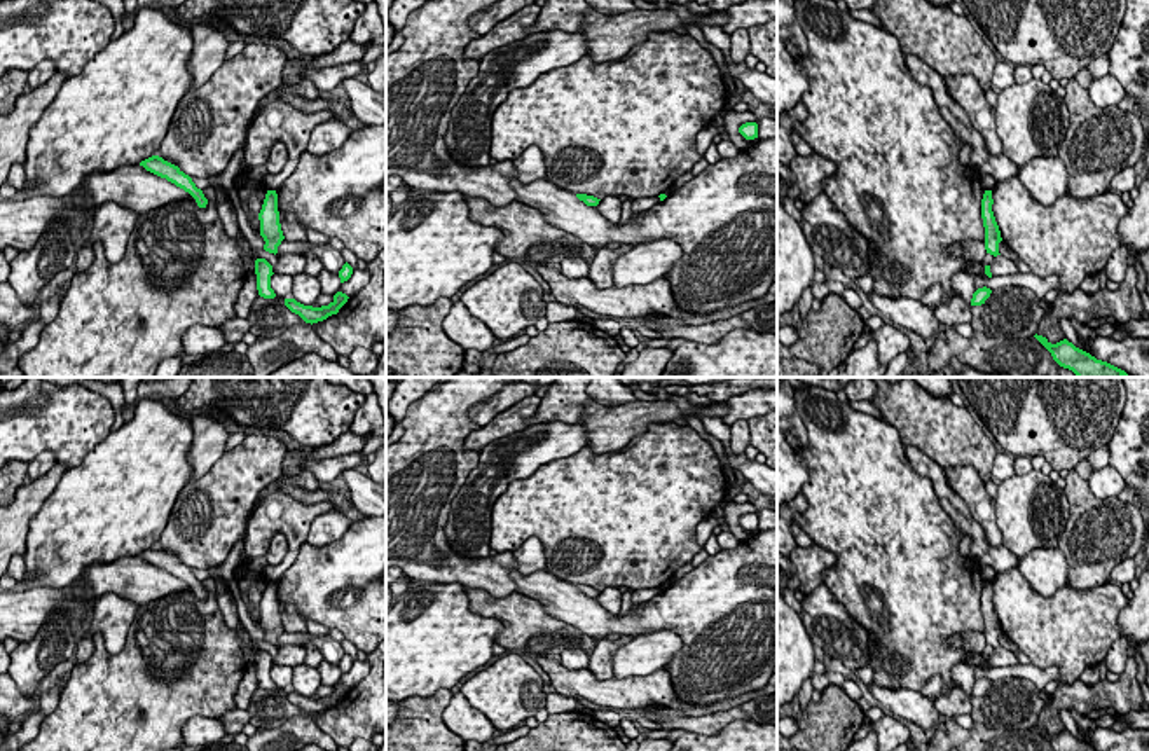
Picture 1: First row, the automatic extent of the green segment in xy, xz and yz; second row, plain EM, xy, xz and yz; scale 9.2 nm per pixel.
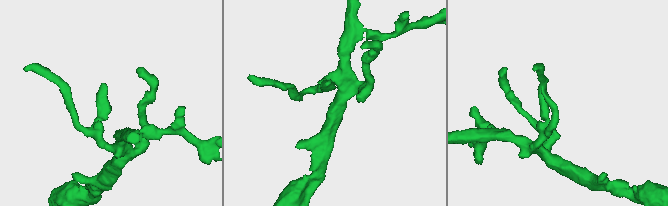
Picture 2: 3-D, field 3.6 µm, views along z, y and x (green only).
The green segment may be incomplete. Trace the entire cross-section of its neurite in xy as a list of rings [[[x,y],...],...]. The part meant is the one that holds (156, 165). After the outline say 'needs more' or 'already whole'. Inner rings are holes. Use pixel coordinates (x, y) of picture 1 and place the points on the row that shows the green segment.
[[[152,155],[141,161],[140,166],[143,166],[147,171],[161,178],[166,178],[168,182],[175,183],[176,187],[183,189],[196,199],[199,208],[206,208],[208,199],[204,197],[203,190],[197,189],[192,178],[185,175],[178,166],[164,161],[159,155]]] | already whole

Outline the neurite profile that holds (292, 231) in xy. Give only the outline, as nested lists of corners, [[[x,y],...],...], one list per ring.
[[[279,211],[279,224],[286,241],[309,241],[304,227],[297,217],[290,211]]]

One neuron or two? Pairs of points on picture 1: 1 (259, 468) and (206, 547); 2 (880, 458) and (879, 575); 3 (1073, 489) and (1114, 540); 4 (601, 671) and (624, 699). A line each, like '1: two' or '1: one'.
1: one
2: one
3: one
4: two

